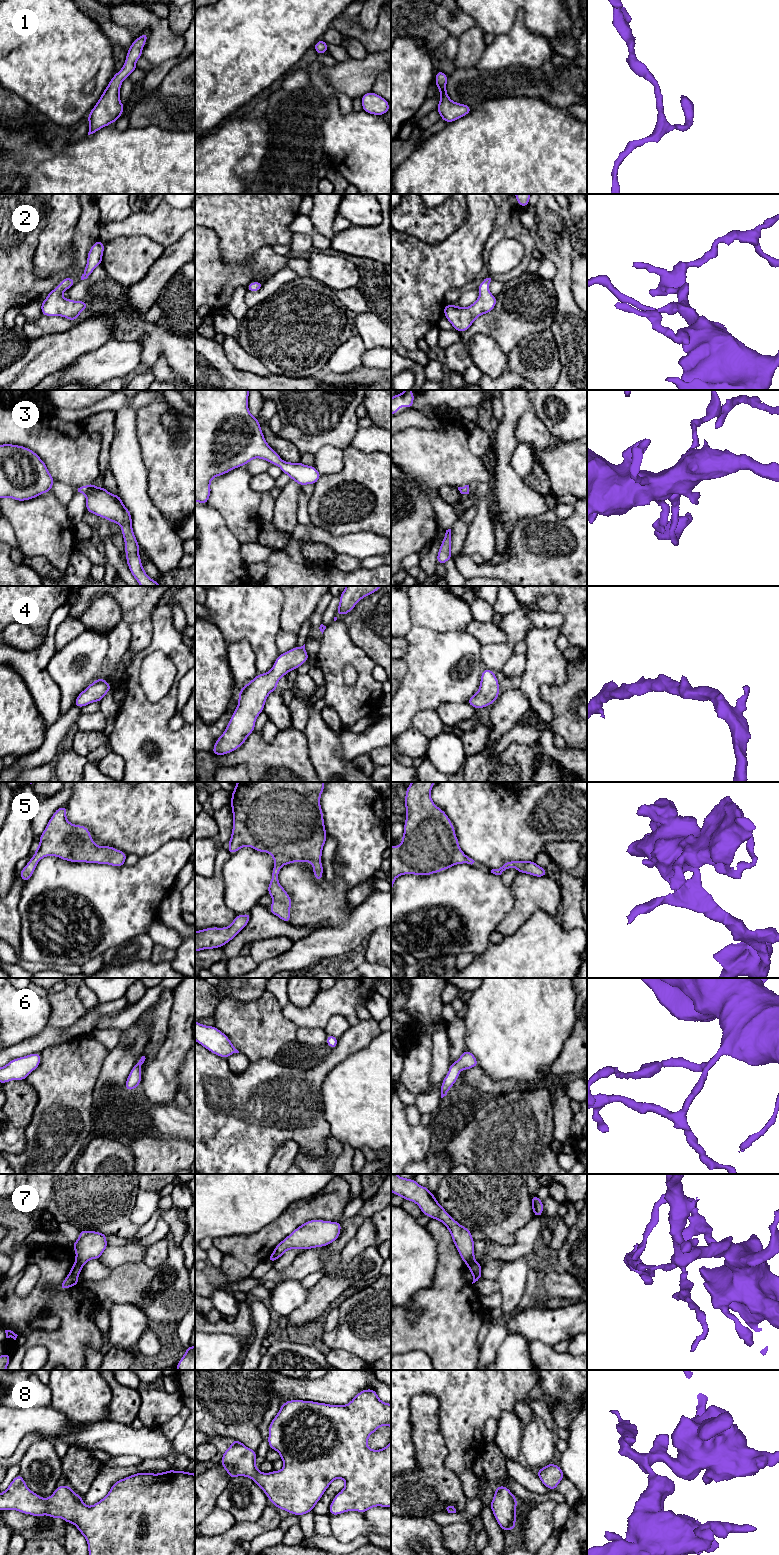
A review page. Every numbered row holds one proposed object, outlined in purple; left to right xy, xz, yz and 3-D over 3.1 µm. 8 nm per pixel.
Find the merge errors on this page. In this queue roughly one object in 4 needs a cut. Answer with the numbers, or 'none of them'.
7

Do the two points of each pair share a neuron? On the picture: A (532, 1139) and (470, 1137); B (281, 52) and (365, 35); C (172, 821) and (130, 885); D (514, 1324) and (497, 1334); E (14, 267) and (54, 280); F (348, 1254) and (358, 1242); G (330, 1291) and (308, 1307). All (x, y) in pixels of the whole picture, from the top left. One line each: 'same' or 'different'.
A: same
B: different
C: different
D: different
E: same
F: same
G: same

